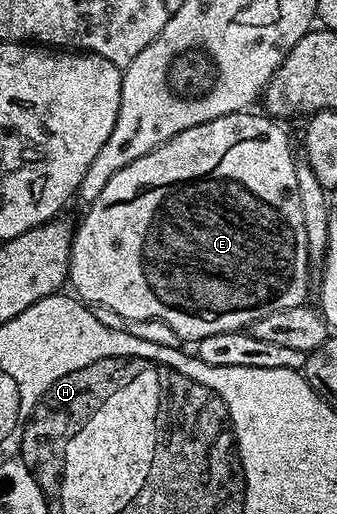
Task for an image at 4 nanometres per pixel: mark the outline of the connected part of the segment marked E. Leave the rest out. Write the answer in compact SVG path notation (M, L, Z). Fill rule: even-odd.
M253 110L232 112L223 118L191 126L178 136L173 136L166 144L160 144L111 174L99 198L95 198L95 202L84 209L85 217L81 225L76 225L73 249L69 255L68 283L73 283L72 291L86 305L98 309L110 308L115 315L125 320L158 320L166 324L179 339L196 342L211 334L248 330L255 322L259 322L259 318L275 314L275 310L287 310L291 306L306 303L311 269L307 230L303 226L303 206L299 204L299 186L295 182L297 160L289 145L288 134L277 125L280 123L268 115L256 116L255 113Z

